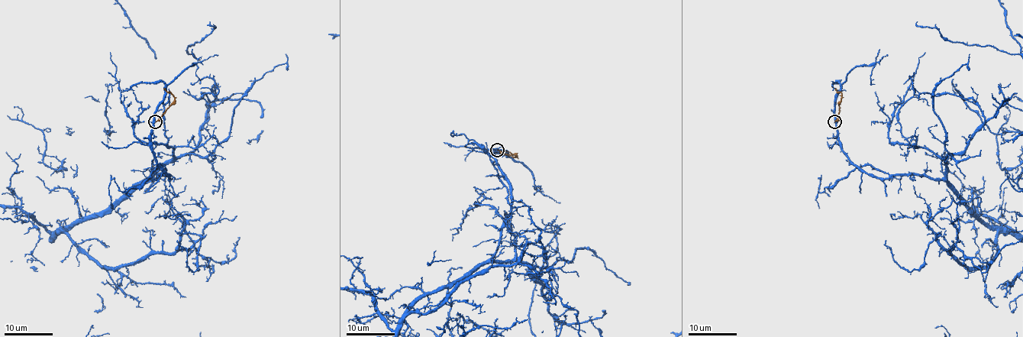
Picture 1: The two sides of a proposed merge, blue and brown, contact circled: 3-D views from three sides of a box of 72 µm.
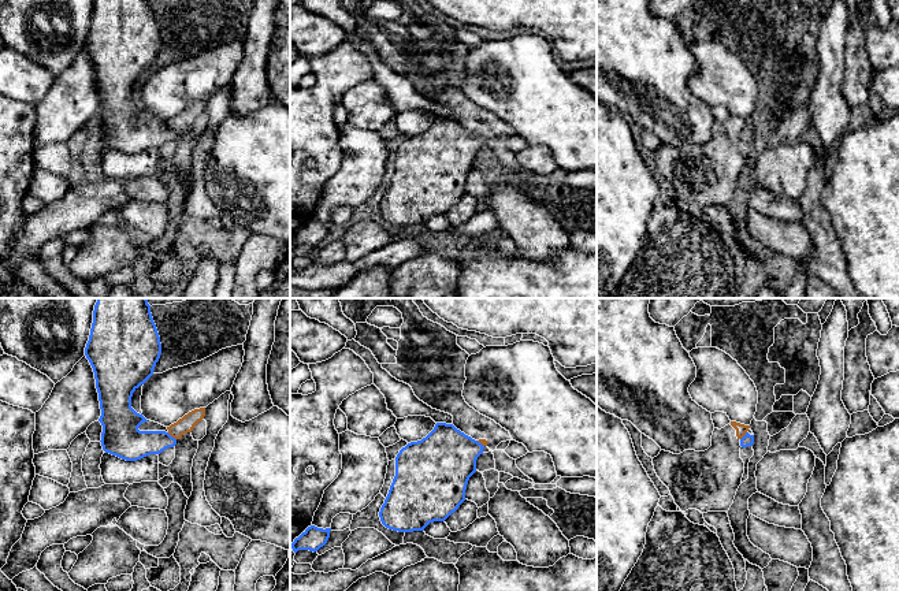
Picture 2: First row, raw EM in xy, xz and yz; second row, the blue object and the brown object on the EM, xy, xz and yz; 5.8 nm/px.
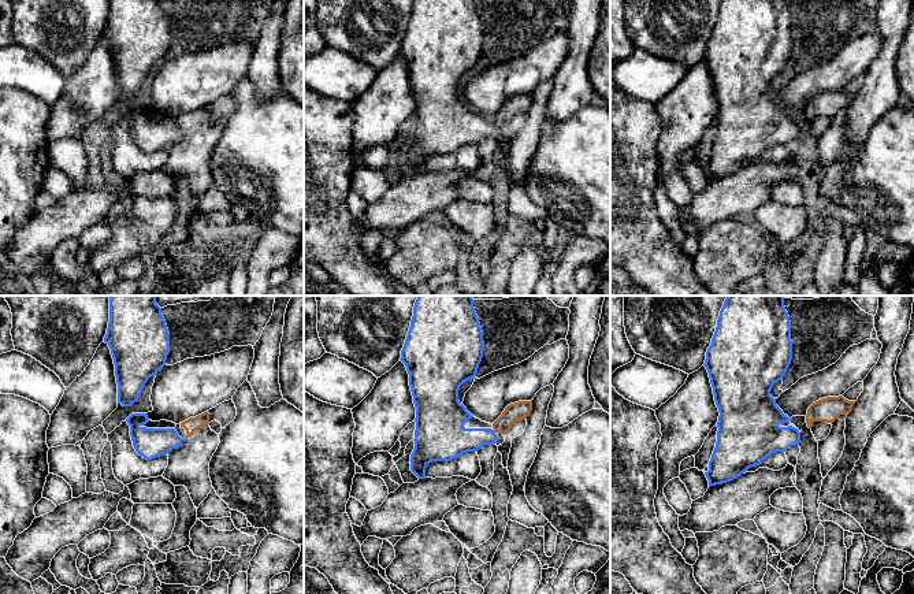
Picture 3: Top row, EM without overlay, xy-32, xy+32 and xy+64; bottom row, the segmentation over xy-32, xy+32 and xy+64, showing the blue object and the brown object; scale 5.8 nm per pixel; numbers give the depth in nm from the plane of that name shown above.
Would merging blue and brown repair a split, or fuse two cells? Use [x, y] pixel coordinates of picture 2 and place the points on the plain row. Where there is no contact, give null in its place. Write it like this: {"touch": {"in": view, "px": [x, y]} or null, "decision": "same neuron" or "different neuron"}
{"touch": {"in": "xy", "px": [170, 129]}, "decision": "different neuron"}

